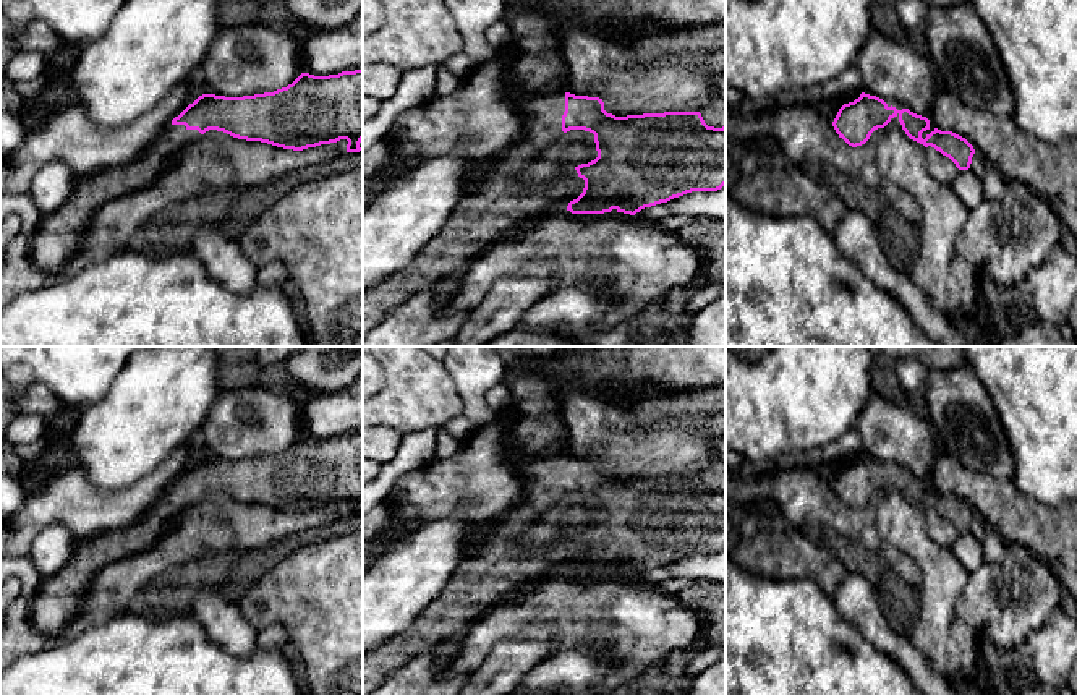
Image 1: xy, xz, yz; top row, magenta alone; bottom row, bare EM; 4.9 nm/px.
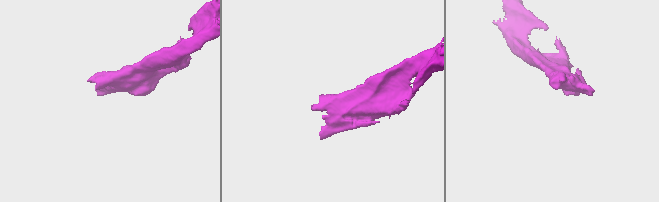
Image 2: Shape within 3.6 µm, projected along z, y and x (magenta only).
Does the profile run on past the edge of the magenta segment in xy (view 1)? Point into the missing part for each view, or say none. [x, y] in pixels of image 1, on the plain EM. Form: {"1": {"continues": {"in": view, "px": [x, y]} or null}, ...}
{"1": {"continues": {"in": "xy", "px": [59, 600]}}}

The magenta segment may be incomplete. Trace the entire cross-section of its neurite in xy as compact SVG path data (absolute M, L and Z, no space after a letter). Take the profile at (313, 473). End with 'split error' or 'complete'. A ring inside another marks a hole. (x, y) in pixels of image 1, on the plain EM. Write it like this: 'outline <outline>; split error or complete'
outline M363 431L329 439L301 436L292 447L274 455L243 460L199 458L141 518L125 528L94 533L76 543L66 564L55 575L45 577L32 598L29 616L34 629L45 637L57 637L63 632L78 617L96 575L105 565L152 548L178 514L209 492L293 514L347 502L347 515L360 515L363 504Z; split error

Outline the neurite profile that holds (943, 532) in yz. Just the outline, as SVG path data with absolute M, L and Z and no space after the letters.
M931 509L925 510L925 518L930 536L938 544L951 548L956 536L959 535L956 527Z

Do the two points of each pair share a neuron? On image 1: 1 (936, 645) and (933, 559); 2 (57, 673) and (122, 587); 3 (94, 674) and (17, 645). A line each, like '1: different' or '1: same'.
1: same
2: different
3: different

